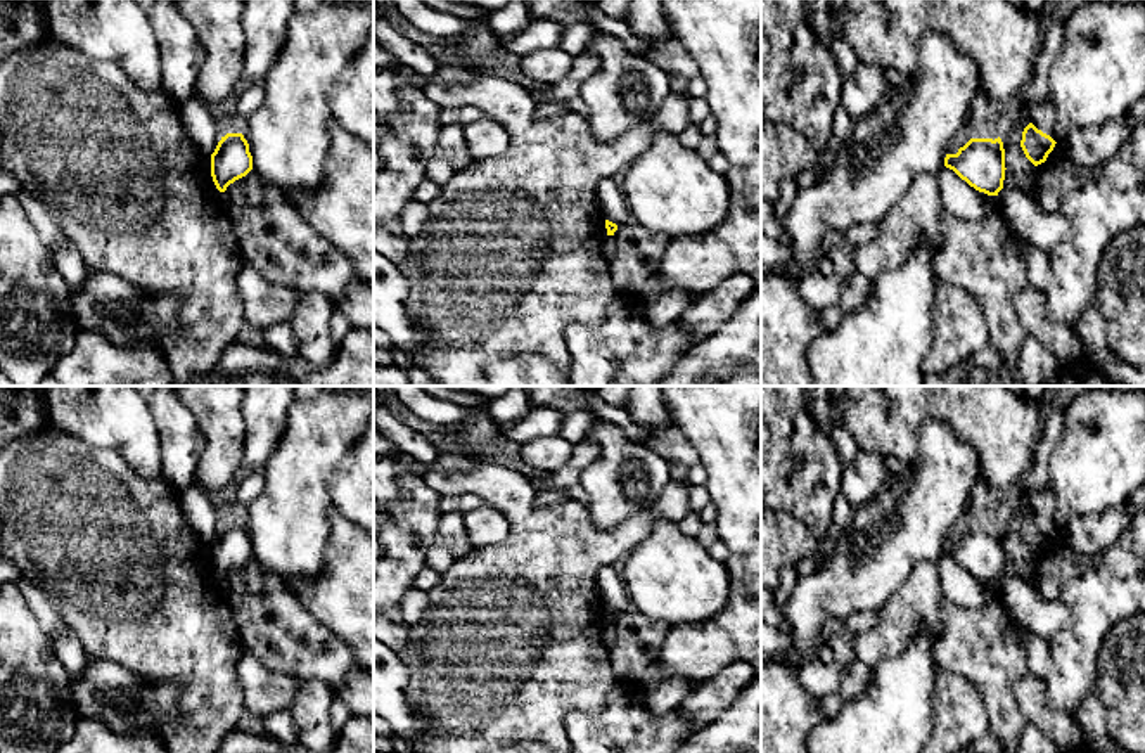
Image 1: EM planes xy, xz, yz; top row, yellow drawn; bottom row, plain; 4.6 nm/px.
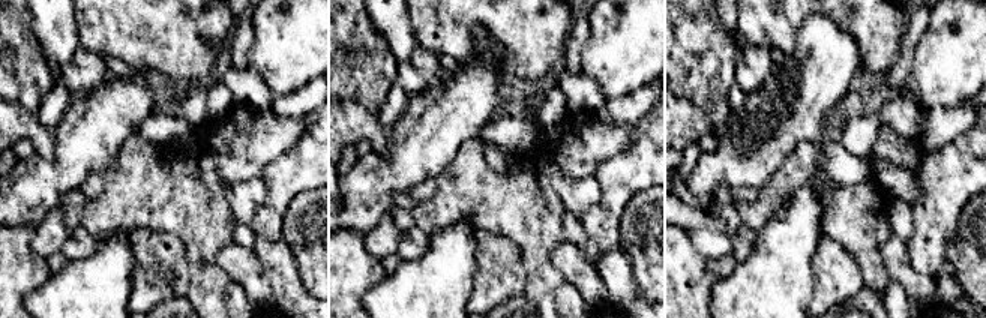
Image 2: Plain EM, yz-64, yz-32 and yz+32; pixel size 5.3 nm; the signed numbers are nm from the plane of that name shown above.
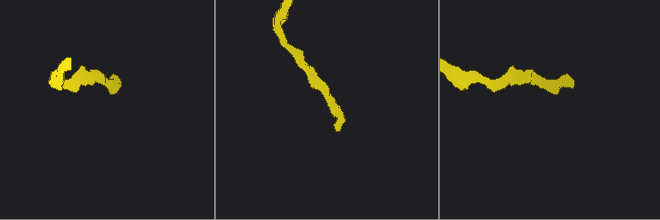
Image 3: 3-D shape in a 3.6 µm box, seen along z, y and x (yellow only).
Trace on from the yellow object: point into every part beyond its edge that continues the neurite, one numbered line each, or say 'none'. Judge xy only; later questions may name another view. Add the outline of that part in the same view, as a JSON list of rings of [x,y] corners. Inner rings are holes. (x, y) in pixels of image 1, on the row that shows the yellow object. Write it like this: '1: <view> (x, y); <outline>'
none

